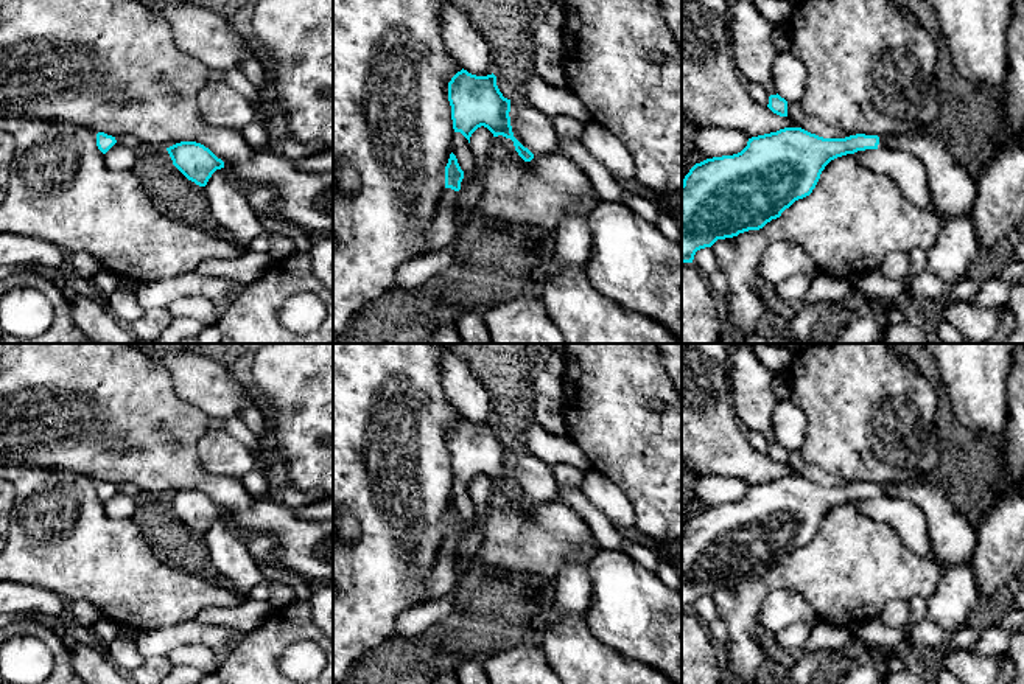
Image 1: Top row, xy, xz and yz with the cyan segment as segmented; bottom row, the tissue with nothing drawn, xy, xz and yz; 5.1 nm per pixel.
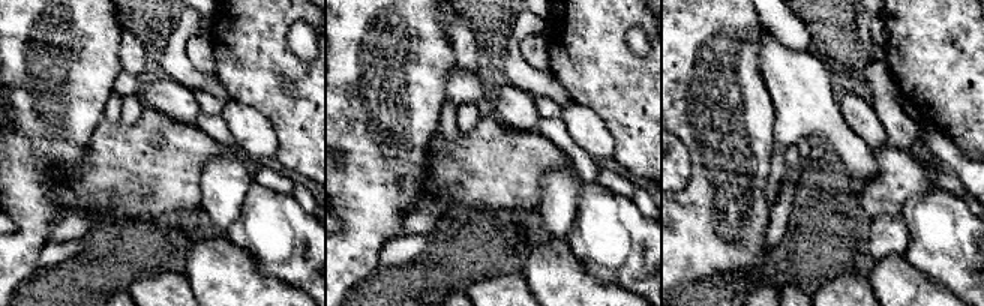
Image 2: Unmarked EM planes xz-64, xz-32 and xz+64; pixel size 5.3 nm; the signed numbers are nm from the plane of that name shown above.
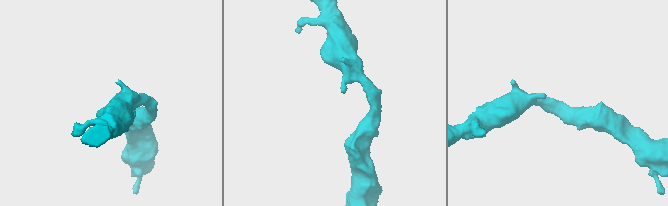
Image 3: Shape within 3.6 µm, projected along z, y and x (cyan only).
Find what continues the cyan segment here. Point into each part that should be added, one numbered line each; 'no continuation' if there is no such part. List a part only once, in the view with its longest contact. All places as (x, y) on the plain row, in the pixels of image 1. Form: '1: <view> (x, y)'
1: xz (444, 577)

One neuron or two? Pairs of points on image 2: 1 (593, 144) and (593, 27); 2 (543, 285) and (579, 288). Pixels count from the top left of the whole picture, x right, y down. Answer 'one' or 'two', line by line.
1: two
2: one

